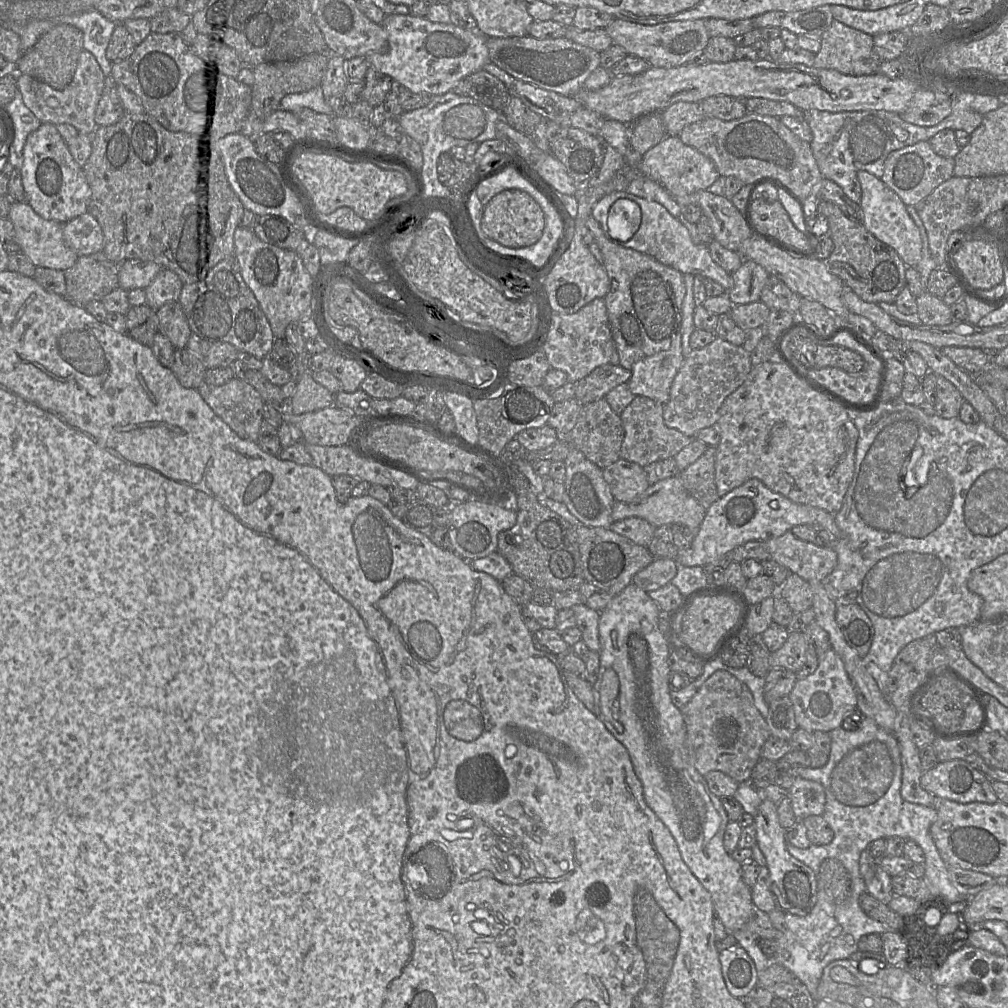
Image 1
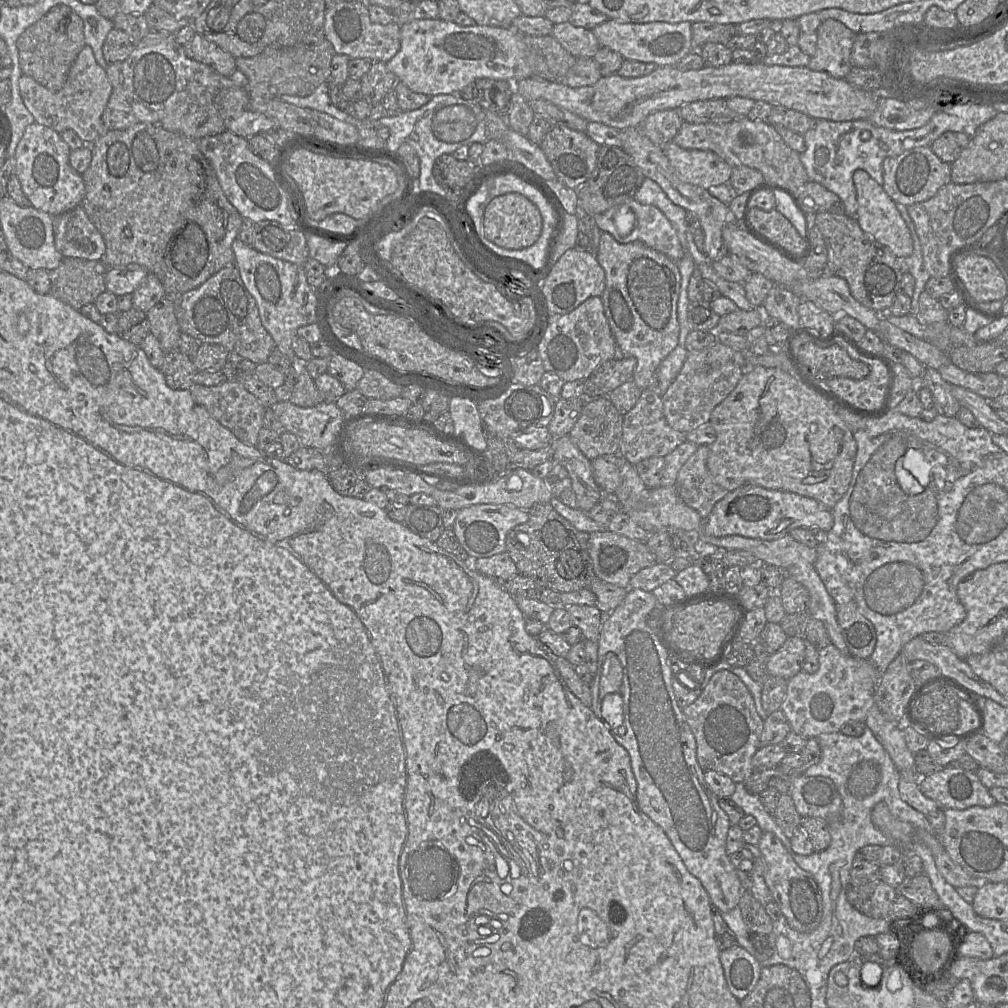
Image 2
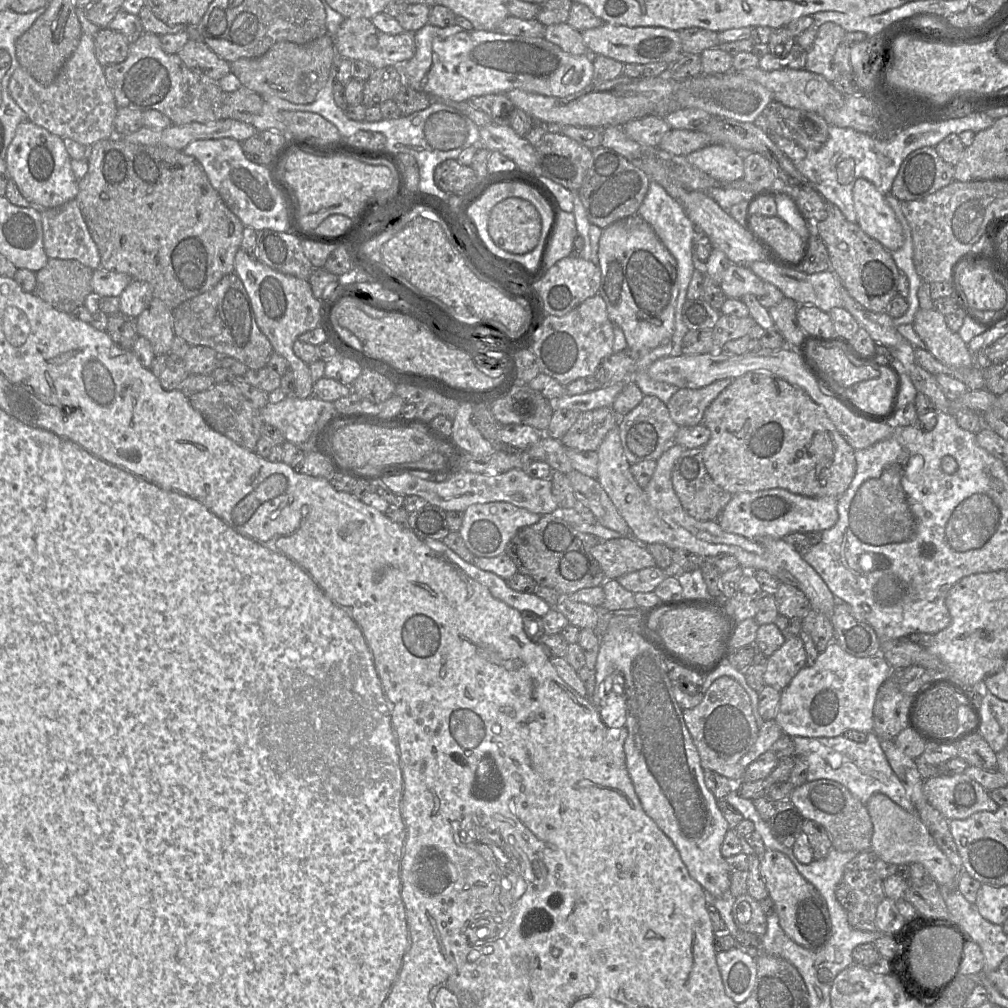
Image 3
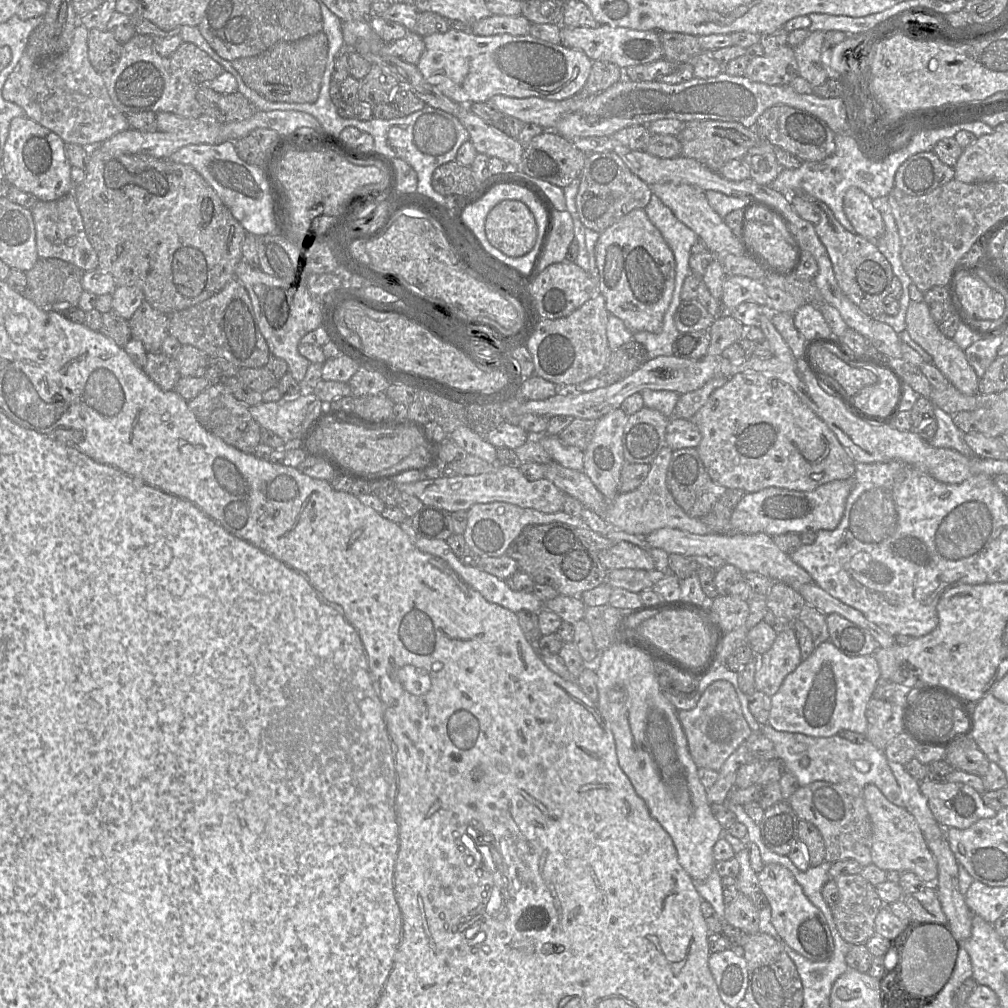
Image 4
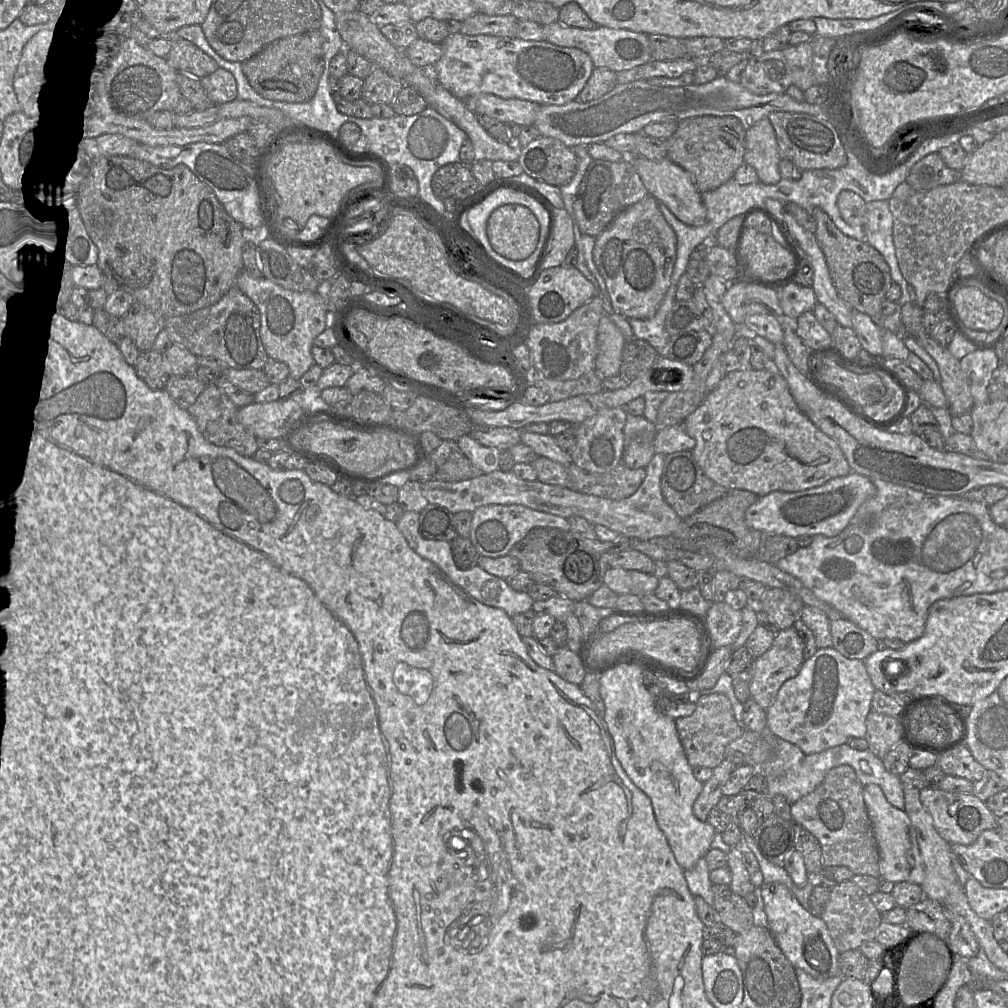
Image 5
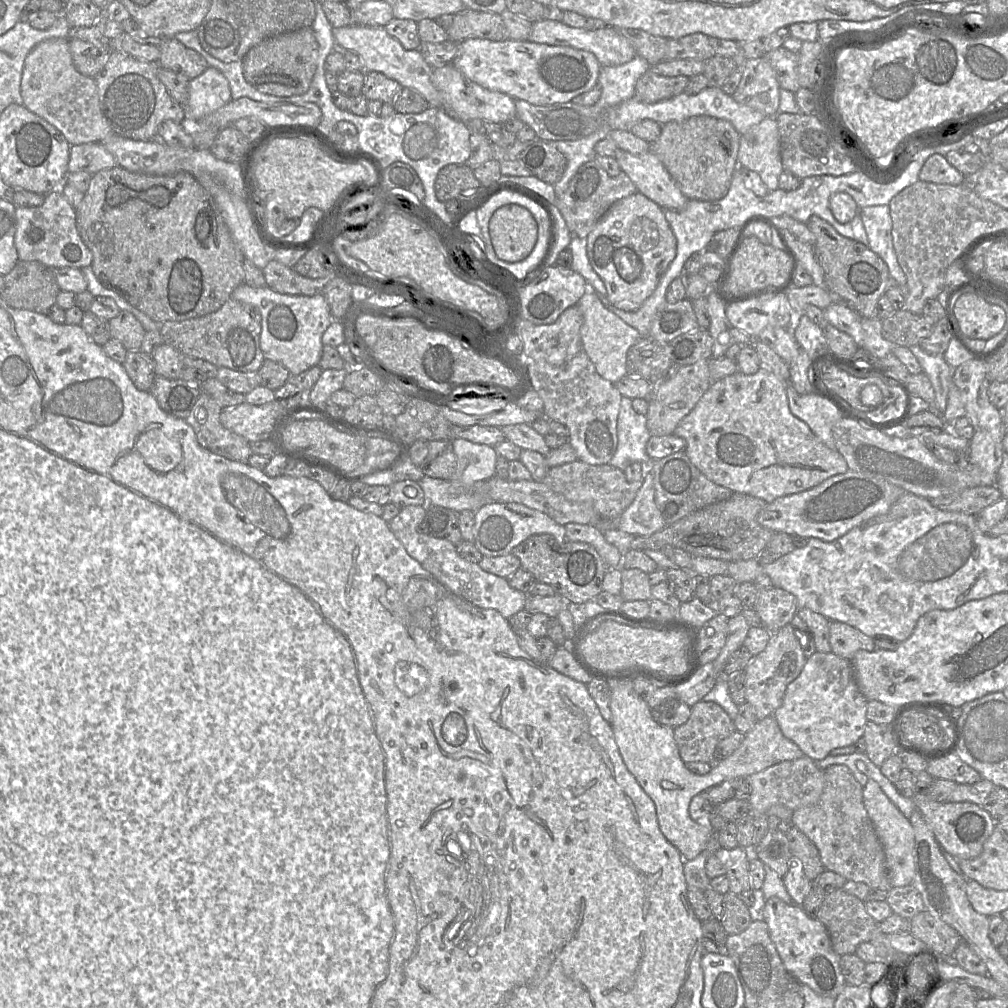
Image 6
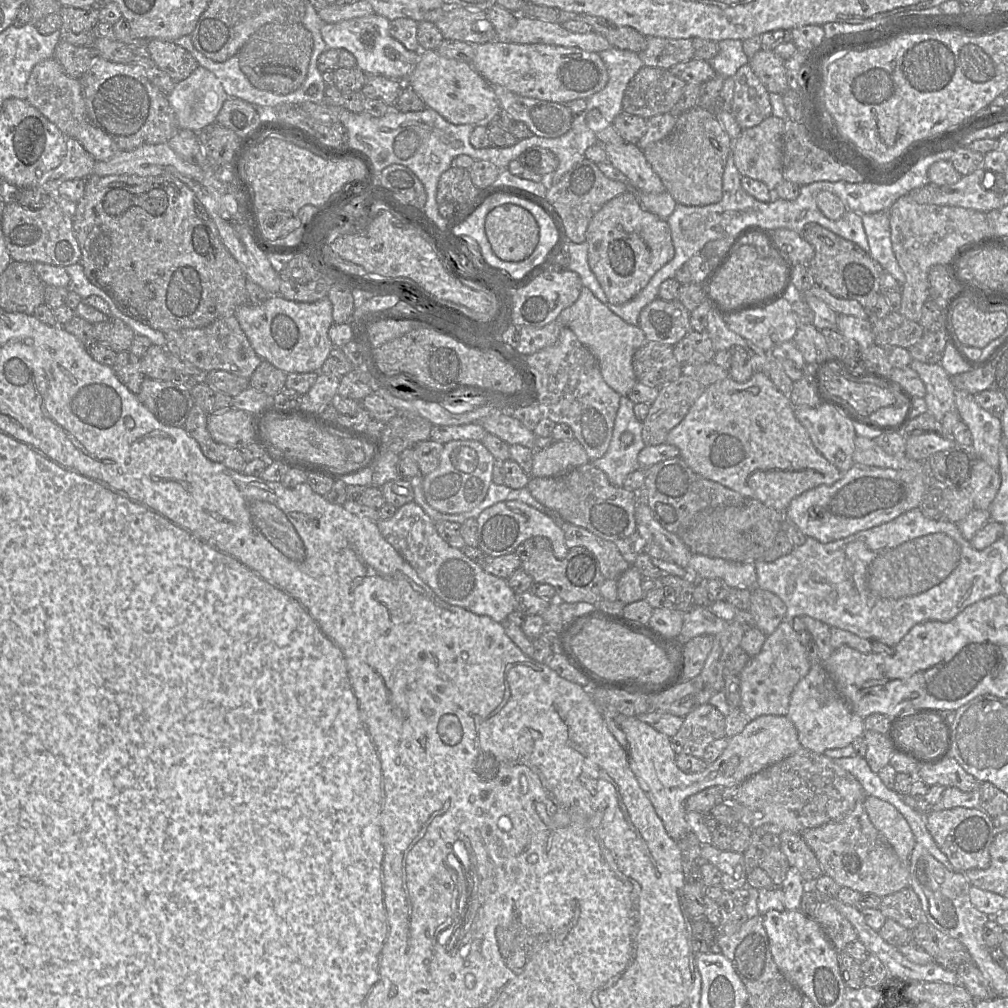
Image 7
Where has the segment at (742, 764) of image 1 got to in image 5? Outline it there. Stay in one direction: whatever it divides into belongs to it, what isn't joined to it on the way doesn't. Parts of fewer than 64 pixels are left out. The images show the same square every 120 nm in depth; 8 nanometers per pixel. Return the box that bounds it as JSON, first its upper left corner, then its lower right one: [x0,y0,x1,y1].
[675,693,745,769]

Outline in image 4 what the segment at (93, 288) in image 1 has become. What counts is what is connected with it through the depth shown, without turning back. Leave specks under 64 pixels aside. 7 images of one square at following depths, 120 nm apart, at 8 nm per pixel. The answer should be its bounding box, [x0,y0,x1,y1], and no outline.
[23,257,84,312]

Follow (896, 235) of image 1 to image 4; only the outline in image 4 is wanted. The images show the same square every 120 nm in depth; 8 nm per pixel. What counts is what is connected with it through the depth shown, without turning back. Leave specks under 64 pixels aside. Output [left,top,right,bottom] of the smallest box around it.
[843,187,885,241]

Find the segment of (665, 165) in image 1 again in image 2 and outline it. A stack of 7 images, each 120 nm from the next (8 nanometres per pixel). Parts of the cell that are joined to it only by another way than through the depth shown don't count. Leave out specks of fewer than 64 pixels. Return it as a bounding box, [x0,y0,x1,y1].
[663,142,733,190]

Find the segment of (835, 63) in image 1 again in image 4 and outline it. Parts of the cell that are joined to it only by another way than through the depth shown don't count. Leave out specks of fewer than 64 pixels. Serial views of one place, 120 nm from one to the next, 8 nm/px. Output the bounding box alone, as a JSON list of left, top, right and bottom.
[794,30,828,87]

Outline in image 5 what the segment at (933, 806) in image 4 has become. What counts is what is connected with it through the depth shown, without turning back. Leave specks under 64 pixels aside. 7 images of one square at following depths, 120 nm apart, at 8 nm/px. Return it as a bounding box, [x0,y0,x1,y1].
[919,787,996,845]

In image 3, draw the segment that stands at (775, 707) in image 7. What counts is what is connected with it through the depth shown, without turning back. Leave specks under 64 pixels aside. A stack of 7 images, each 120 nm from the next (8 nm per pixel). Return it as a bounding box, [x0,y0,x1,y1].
[764,636,806,691]

